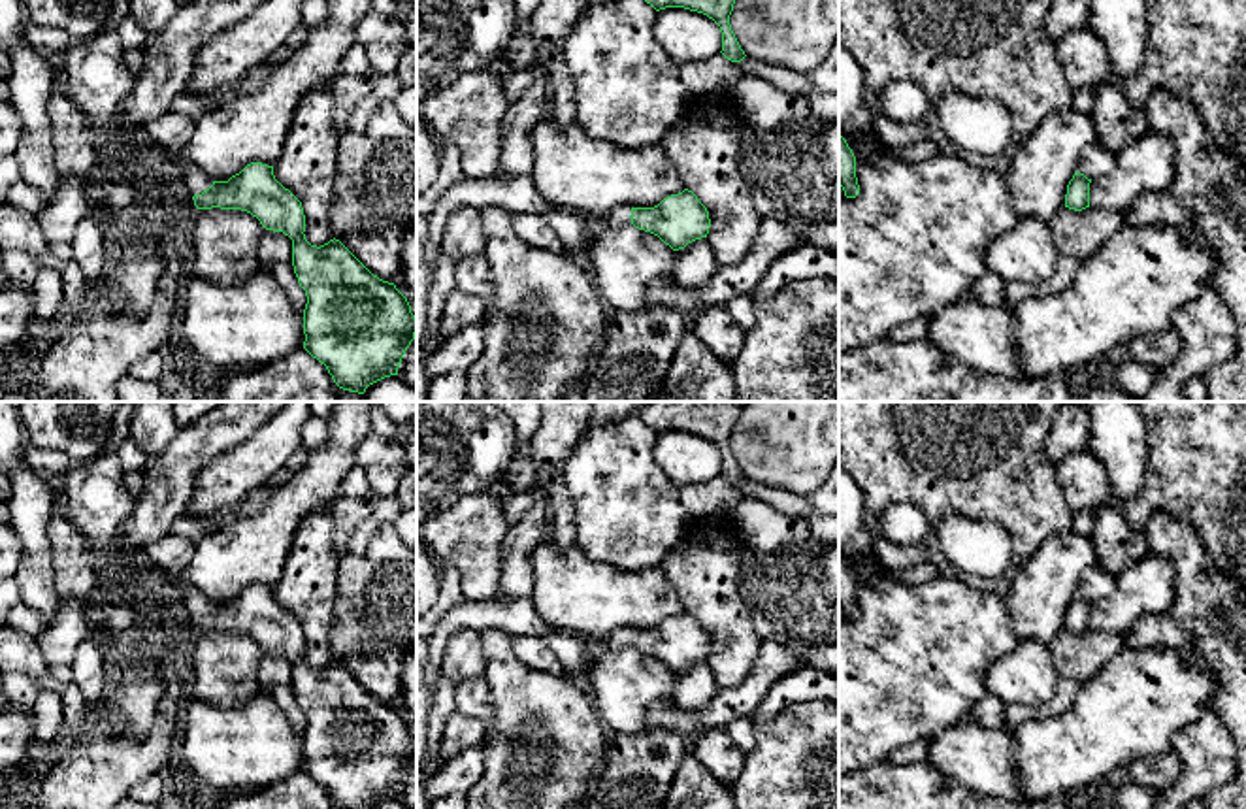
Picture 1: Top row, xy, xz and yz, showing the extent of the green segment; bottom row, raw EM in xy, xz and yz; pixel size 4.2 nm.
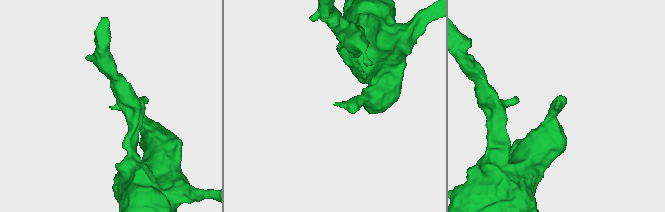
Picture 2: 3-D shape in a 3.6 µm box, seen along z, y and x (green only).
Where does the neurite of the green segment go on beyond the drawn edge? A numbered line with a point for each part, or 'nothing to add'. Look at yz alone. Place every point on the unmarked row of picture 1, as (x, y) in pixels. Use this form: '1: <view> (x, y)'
1: yz (1096, 583)

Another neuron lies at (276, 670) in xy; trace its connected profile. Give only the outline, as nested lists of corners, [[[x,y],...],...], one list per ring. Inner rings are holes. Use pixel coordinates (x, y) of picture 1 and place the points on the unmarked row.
[[[264,651],[260,668],[256,673],[256,683],[260,688],[266,688],[266,690],[292,685],[292,662],[283,654],[273,654]]]

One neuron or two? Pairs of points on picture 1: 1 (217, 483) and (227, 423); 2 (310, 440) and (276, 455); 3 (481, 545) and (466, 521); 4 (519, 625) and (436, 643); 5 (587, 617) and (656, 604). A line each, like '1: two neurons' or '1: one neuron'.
1: two neurons
2: two neurons
3: one neuron
4: one neuron
5: one neuron

